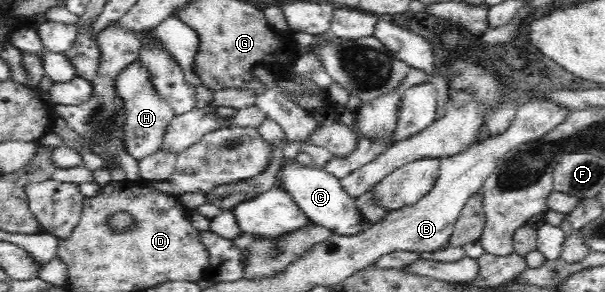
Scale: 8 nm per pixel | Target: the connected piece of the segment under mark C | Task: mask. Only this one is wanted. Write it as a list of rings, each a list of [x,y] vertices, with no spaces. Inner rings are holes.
[[[290,160],[283,167],[279,167],[277,180],[282,183],[281,188],[293,196],[297,206],[305,212],[313,223],[331,230],[335,235],[352,237],[363,234],[370,226],[364,219],[364,214],[355,206],[355,200],[343,189],[340,180],[327,173],[323,168],[303,166]]]

